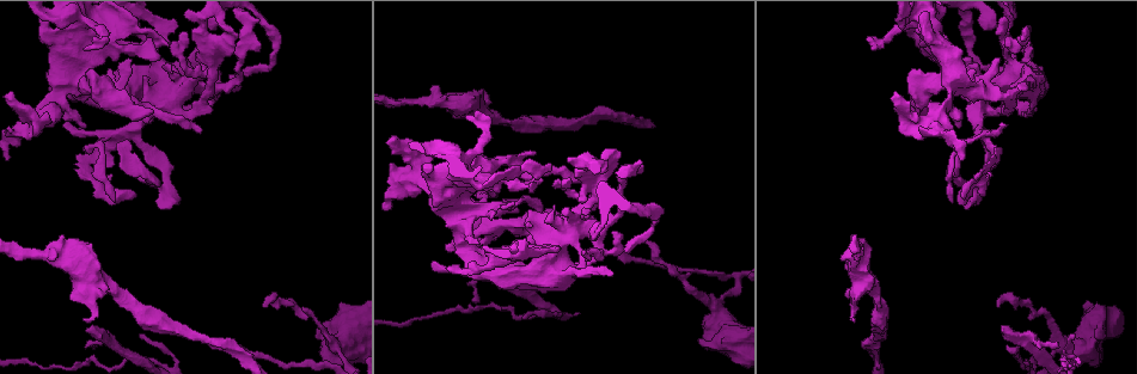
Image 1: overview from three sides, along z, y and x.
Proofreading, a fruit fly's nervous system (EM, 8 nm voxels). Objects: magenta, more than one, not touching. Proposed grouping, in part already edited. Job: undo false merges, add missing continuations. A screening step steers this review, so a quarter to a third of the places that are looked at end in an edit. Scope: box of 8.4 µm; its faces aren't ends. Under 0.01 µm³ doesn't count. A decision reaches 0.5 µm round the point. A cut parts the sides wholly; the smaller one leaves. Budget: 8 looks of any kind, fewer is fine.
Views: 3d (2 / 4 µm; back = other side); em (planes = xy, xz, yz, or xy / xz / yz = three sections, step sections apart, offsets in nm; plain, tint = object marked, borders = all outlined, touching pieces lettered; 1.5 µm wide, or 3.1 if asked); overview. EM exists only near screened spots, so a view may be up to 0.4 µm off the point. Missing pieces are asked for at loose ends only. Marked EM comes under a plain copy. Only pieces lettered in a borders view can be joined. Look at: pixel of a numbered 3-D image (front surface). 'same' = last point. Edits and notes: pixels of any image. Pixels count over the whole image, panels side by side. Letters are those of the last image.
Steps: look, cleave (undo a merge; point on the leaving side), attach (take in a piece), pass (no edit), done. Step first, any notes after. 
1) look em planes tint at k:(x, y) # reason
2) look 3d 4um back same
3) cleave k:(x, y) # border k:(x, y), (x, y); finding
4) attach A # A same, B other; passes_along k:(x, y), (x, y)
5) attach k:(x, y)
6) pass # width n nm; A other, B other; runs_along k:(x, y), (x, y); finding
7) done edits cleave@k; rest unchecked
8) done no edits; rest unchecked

look 3d 4um at 1:(199, 132) # branch stops here

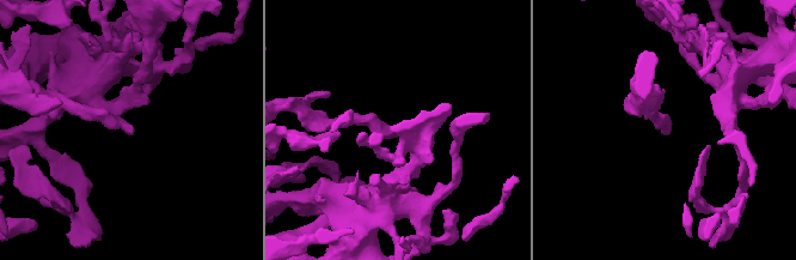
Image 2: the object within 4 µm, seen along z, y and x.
look em yz step 8 tint at 2:(663, 132)

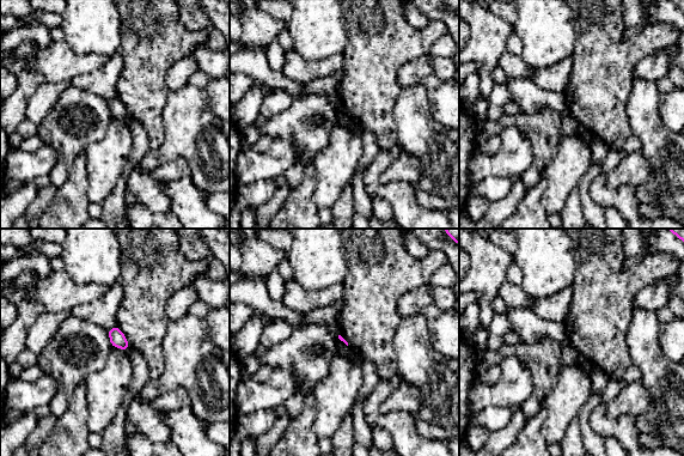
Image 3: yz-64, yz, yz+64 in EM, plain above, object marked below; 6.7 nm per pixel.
look em planes borders same # cut it another way

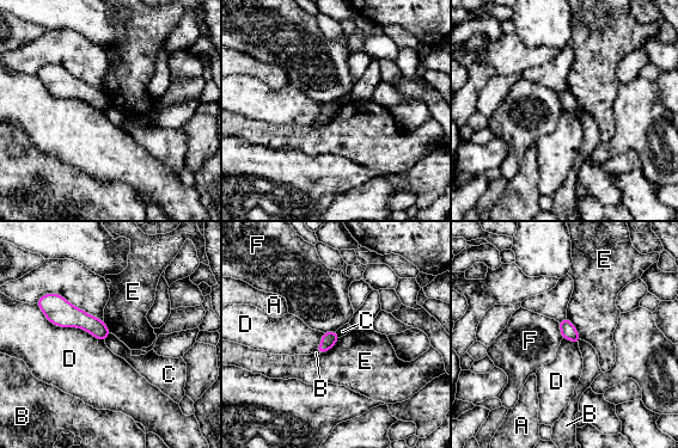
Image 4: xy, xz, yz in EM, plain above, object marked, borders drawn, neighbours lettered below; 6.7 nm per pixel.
pass # A other, B other, C other, D other, E other, F other; border 4:(36, 304), (53, 324), (104, 341); no lettered piece goes on from it

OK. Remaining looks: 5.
look 3d 4um at 1:(470, 116) # tapers out

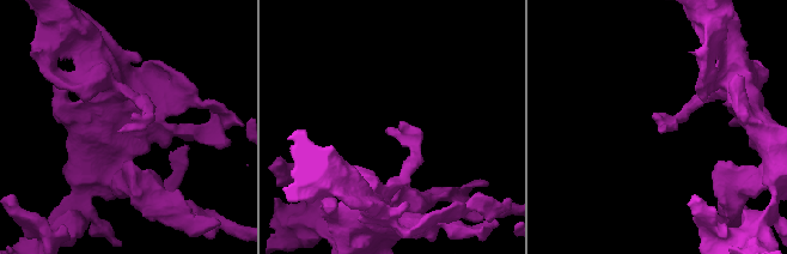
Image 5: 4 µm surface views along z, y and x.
look em planes borders at 5:(120, 129)

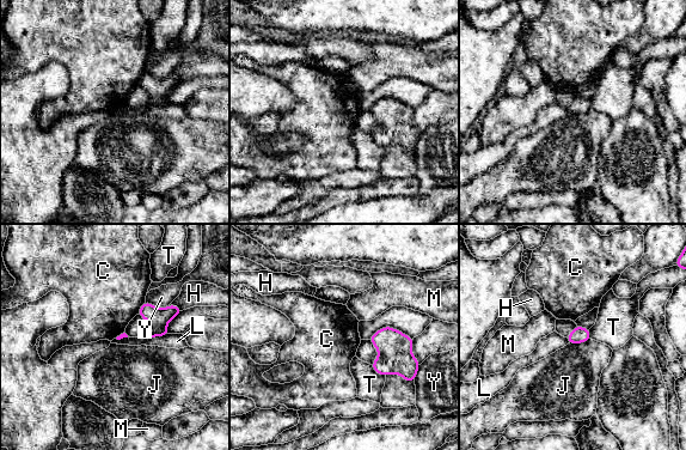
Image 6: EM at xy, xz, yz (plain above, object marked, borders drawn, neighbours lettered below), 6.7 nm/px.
pass # C other, H other, J other, L other, M other, T other, Y other; border 6:(145, 300), (136, 314); none of them fits

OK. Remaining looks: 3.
look 3d 4um at 1:(88, 327) # free end

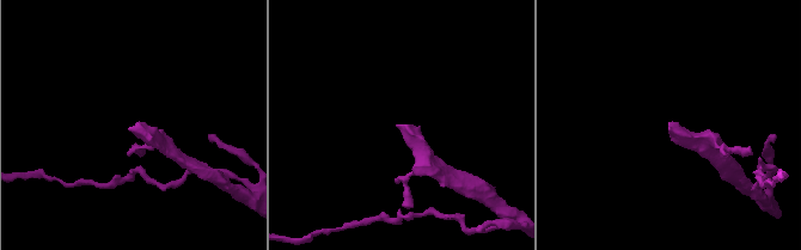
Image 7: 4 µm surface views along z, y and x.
look em planes borders at 7:(669, 127)

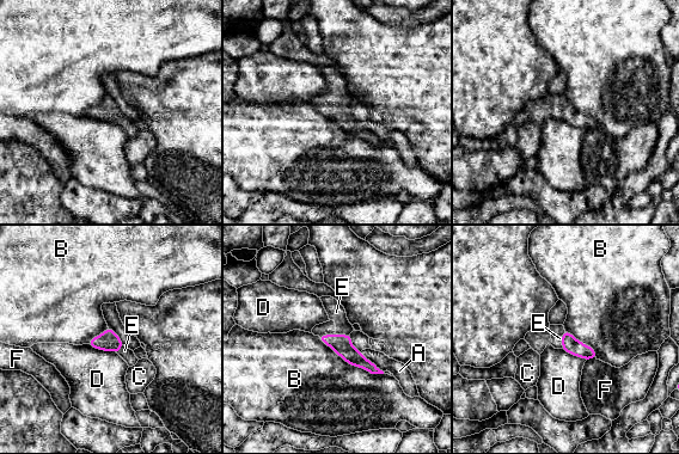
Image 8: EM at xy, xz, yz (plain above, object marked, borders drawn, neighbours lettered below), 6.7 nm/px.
attach E # A other, B other, C other, D other, E same, F other; passes_along 8:(341, 344), (342, 335), (336, 312); it goes on there

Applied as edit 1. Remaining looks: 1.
done edits attach@8; rest unchecked

